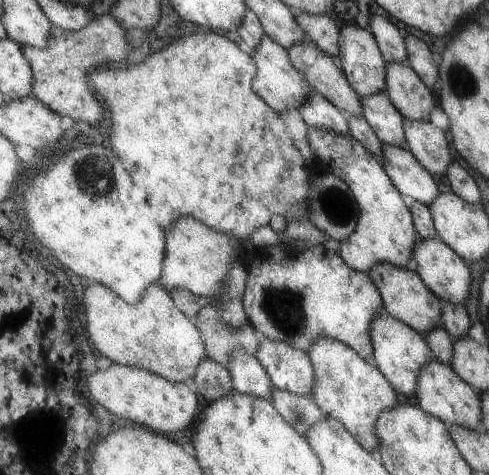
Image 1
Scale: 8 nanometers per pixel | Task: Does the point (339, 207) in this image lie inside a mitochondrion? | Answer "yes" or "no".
yes

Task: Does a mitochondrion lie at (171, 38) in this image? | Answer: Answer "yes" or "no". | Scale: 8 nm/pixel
no

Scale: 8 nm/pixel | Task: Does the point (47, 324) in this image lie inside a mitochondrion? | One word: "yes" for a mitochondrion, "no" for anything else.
no

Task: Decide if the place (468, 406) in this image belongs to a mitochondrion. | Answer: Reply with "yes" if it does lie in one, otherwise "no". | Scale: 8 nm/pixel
no

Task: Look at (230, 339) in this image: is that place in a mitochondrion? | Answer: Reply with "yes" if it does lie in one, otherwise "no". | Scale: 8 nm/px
yes

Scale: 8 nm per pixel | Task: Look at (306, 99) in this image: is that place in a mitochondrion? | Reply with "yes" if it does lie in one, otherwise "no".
no

